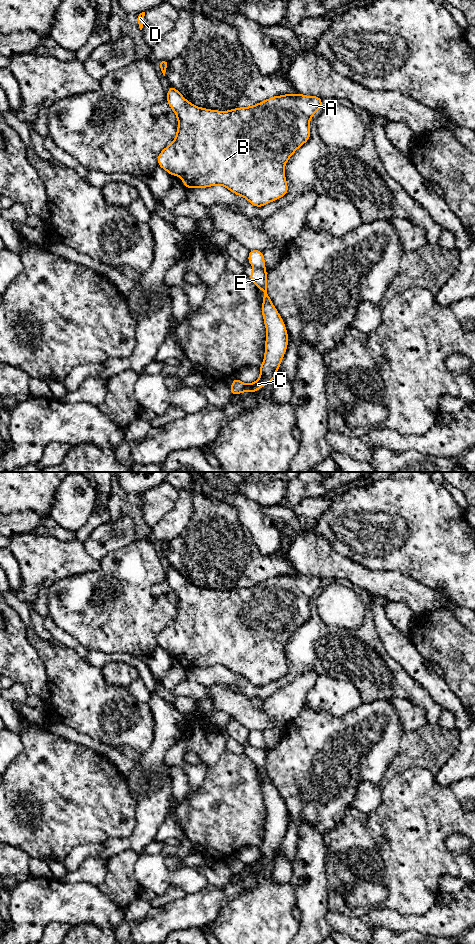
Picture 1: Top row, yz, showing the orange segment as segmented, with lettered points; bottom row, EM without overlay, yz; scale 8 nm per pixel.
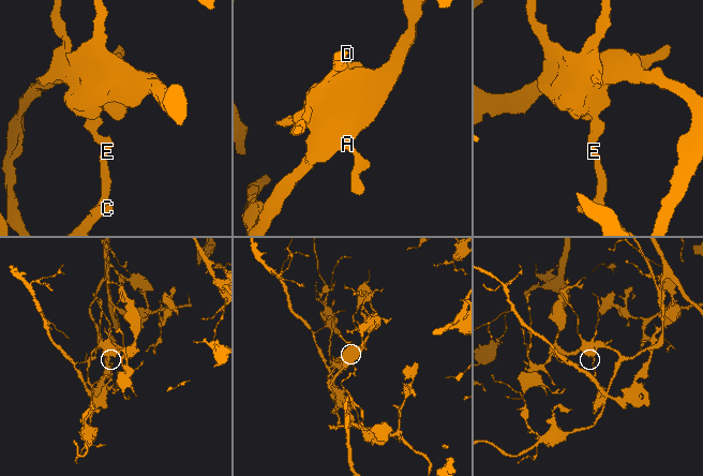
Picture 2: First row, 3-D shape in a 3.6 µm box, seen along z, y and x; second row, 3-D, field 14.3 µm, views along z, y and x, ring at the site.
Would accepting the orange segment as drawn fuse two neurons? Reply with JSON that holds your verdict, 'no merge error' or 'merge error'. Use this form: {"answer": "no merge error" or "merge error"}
{"answer": "merge error"}

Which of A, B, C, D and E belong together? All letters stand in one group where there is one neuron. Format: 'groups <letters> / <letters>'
groups A B D / C E

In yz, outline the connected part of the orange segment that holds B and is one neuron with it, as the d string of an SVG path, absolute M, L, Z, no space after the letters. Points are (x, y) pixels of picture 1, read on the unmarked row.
M171 565L166 575L179 605L175 620L159 633L158 646L170 655L180 656L188 670L222 665L234 674L244 677L255 687L263 687L287 674L285 644L293 633L309 620L309 602L315 592L322 588L321 578L300 573L274 576L253 586L229 591L216 591L195 586Z

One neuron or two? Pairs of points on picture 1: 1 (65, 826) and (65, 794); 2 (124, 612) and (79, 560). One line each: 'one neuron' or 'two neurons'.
1: one neuron
2: two neurons

